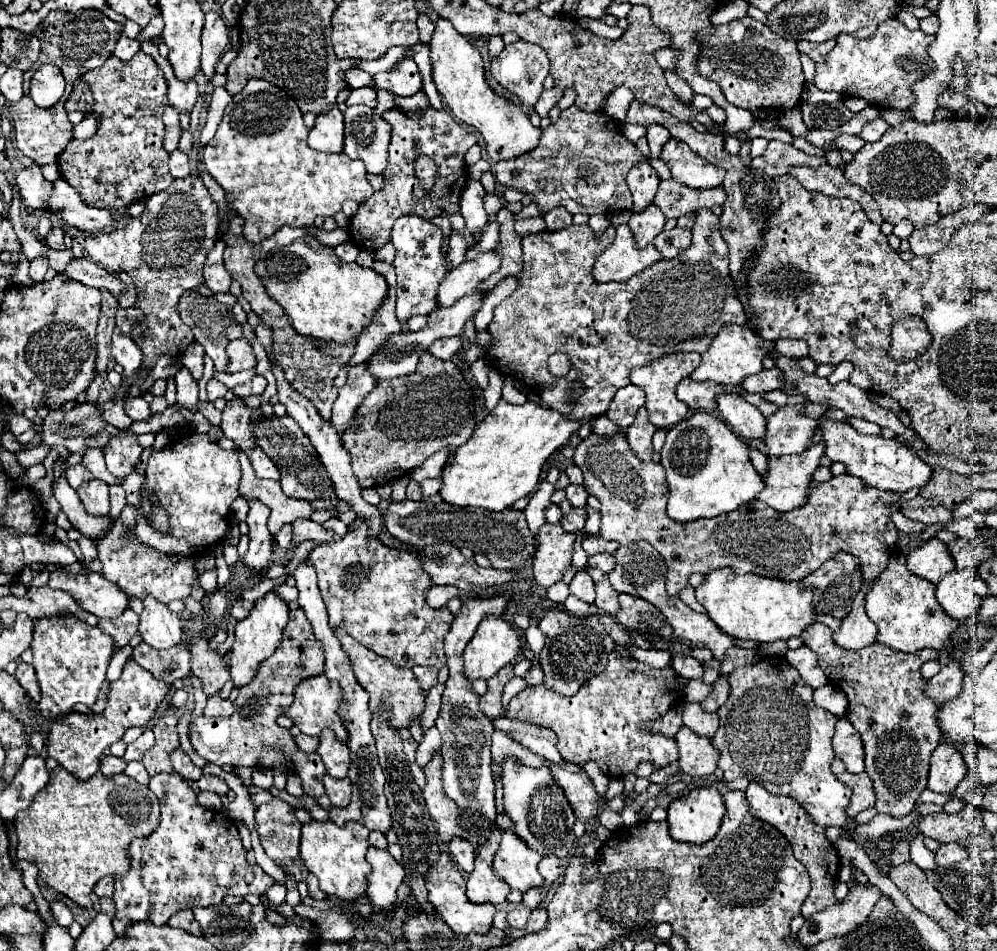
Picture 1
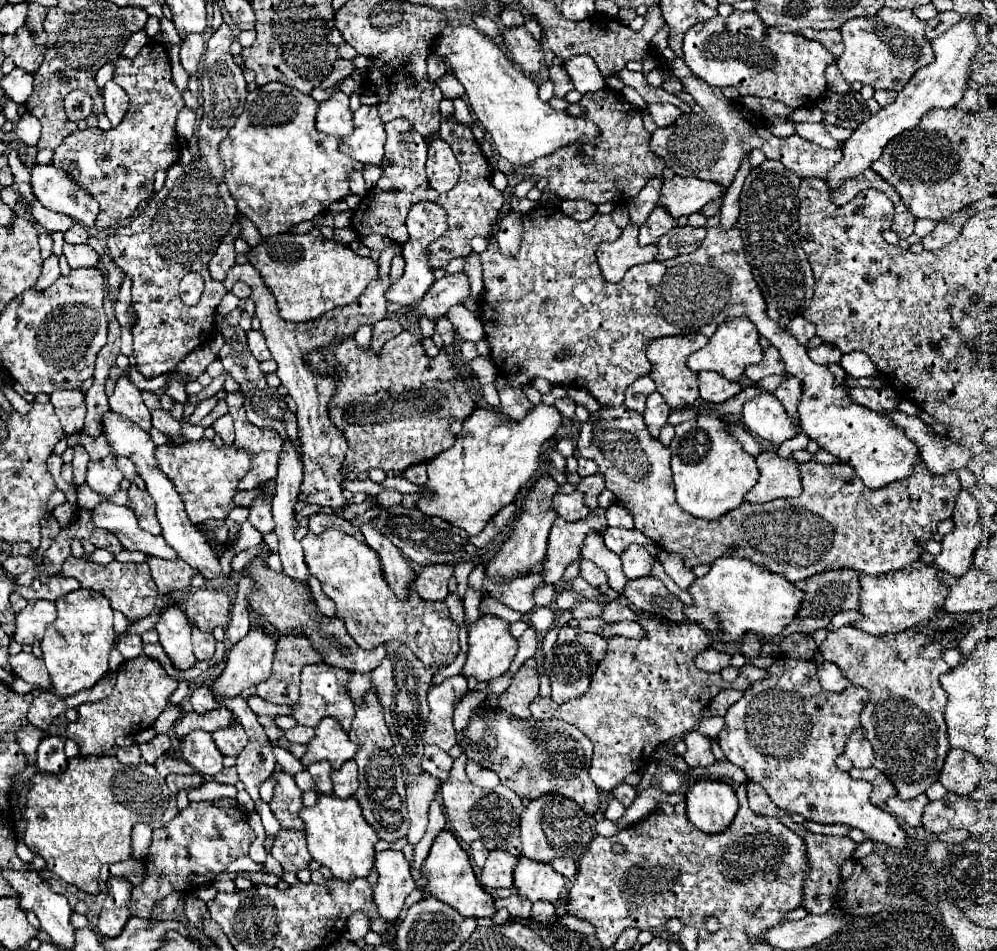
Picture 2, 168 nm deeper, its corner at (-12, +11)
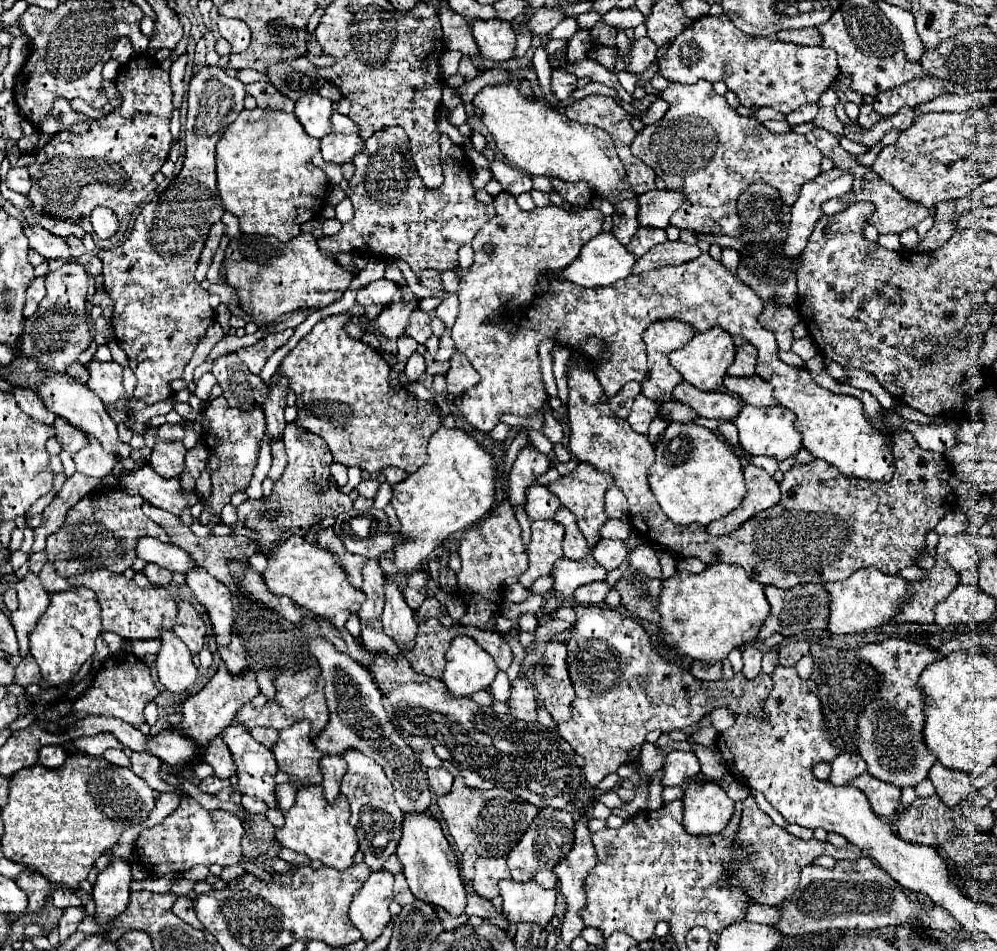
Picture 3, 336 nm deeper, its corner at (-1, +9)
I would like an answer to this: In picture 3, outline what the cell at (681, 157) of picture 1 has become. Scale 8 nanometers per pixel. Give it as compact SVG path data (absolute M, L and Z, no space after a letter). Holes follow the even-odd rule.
M705 79L693 85L671 83L659 95L669 103L669 111L661 121L647 125L643 131L637 133L637 137L631 143L631 153L637 159L641 159L645 165L649 165L667 183L669 191L673 189L673 191L685 193L683 205L671 217L671 225L675 225L677 229L691 229L705 235L739 237L743 233L743 221L739 219L737 199L751 183L761 181L775 187L779 191L781 201L785 205L793 205L795 199L799 197L801 187L813 181L821 171L819 165L821 165L823 155L817 147L813 147L805 139L805 135L797 135L797 133L775 135L767 131L761 123L751 121L749 117L741 117L735 109L727 105L725 97L713 91L713 85Z

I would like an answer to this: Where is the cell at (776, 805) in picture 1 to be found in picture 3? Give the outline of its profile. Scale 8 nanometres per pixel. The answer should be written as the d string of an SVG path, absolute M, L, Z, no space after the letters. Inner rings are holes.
M751 795L743 801L743 815L741 815L739 831L735 835L735 845L741 847L743 853L747 853L747 857L745 859L737 857L737 859L733 859L733 863L725 865L725 873L729 873L727 883L741 887L741 891L745 891L749 895L749 901L771 905L771 907L779 907L783 901L793 897L793 893L797 891L797 885L799 885L799 871L805 865L811 865L815 857L831 855L837 861L839 859L855 861L863 855L861 849L853 847L853 845L837 849L829 841L817 841L817 839L803 841L803 839L787 833L783 827L775 825L765 811L761 811L757 807L757 803Z

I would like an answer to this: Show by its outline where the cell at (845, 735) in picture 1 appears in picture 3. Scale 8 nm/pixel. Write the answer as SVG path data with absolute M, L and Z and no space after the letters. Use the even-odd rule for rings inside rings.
M847 753L837 755L835 761L831 763L831 767L833 767L833 771L827 781L833 785L847 785L851 779L855 779L867 771L867 765L859 755L847 755Z

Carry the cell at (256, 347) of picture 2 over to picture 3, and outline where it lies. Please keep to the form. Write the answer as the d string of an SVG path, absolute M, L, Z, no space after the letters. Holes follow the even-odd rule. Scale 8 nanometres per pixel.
M285 329L285 331L281 331L281 333L271 333L271 335L267 335L265 339L257 341L255 345L241 347L241 349L237 349L235 353L239 355L239 359L247 365L247 369L249 369L251 373L257 373L257 375L259 375L261 369L265 367L267 359L269 359L281 345L285 345L291 337L293 337L293 329Z

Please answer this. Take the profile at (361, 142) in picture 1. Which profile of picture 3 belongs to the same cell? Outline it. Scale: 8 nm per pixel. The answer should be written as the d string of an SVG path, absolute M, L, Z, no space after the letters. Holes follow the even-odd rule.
M341 113L331 115L331 133L321 139L321 153L325 161L331 163L347 163L355 153L363 149L363 141L357 133L357 125Z

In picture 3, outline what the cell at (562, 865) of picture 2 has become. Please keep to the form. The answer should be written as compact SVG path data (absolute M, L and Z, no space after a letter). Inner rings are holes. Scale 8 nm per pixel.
M543 869L543 871L539 871L539 873L535 875L535 883L537 883L539 887L545 887L545 889L557 889L559 879L557 879L557 875L555 875L553 871Z

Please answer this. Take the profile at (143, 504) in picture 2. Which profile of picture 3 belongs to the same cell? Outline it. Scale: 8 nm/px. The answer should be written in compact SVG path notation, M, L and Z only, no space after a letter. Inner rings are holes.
M101 487L85 495L67 511L65 523L59 529L59 533L49 535L45 549L49 563L55 565L61 577L81 575L81 571L95 571L101 567L113 573L123 573L137 559L137 539L157 537L159 541L169 543L169 535L157 523L145 517L141 505L141 497L125 495L121 487Z

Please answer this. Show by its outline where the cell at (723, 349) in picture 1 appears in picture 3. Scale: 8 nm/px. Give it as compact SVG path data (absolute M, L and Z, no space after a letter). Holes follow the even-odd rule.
M717 327L705 333L697 331L683 349L669 353L669 361L681 373L681 377L701 391L717 391L723 385L723 375L727 373L727 367L733 363L733 359L735 359L733 339L727 331L717 329Z

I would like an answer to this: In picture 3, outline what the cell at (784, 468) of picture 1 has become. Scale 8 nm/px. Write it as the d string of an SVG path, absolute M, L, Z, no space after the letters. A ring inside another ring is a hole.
M747 465L743 469L743 475L747 485L747 495L731 515L707 525L709 535L713 537L731 535L737 527L741 527L741 523L779 503L779 483L769 473L765 473L761 467Z

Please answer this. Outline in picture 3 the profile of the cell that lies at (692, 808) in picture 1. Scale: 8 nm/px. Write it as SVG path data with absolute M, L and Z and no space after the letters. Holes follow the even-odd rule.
M711 781L689 783L683 805L683 827L693 835L719 833L729 823L733 813L733 801L727 797L725 789Z

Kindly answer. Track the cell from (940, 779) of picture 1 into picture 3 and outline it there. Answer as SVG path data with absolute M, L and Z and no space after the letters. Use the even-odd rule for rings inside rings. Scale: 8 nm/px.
M935 763L929 771L929 779L933 781L937 795L943 803L949 807L957 805L961 799L965 799L969 793L973 793L971 775L963 771L953 771L947 767L941 767L941 763Z

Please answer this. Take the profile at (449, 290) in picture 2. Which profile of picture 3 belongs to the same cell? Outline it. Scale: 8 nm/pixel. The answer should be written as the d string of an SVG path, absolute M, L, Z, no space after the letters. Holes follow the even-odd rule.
M389 303L383 313L375 319L373 323L373 329L379 331L379 335L387 337L387 339L399 339L409 323L409 315L417 309L417 303L409 303L409 305L403 305L403 303Z

